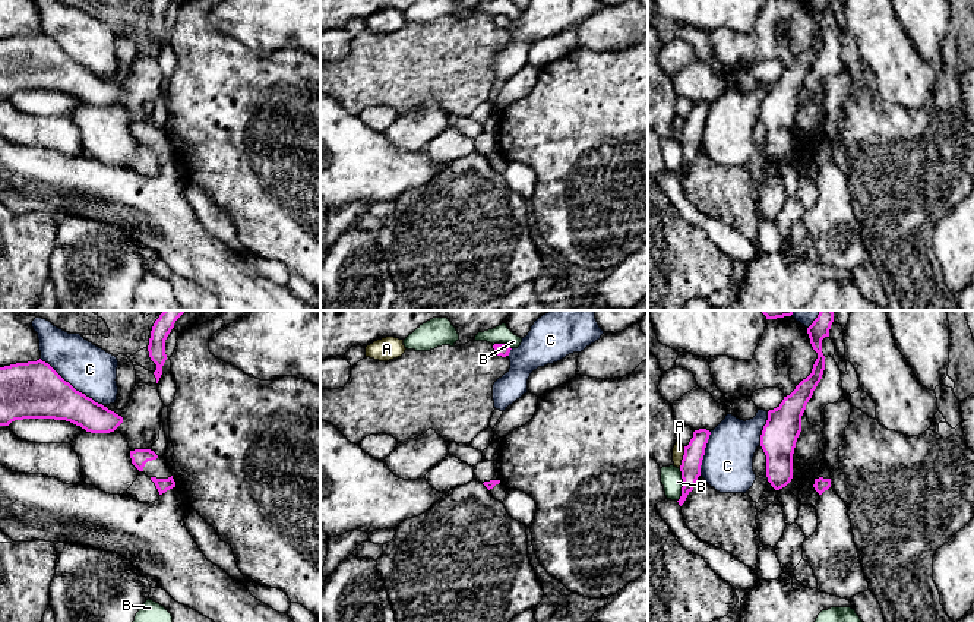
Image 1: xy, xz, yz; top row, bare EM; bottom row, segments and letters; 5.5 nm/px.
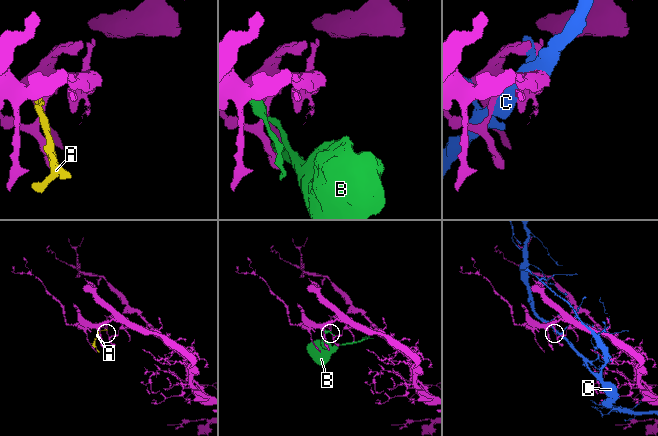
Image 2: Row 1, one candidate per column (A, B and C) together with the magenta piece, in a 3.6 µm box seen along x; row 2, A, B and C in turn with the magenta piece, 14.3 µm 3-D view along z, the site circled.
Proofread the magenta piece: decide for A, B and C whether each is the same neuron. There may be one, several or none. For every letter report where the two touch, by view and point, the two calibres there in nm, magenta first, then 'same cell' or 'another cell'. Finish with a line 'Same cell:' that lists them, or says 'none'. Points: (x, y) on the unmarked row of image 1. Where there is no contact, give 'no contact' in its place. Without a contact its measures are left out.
A: yz (683, 129) | 110/60 nm | another cell
B: yz (683, 157) | 110/120 nm | another cell
C: xy (70, 57) | 320/260 nm | another cell
Same cell: none

